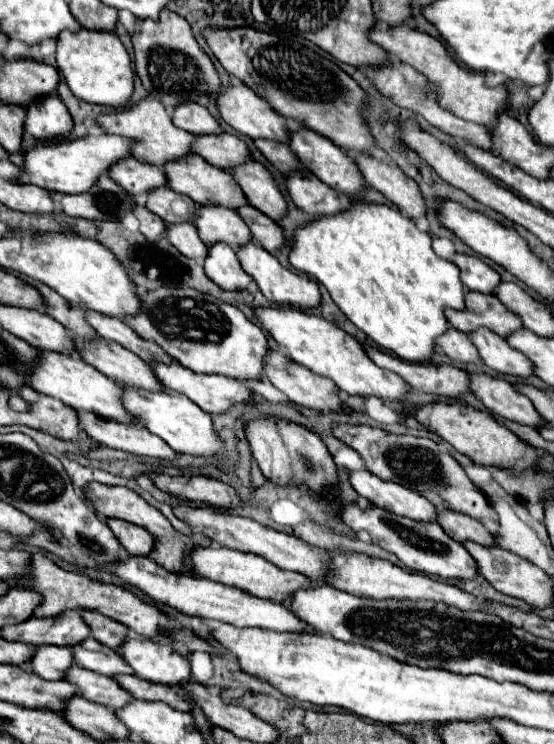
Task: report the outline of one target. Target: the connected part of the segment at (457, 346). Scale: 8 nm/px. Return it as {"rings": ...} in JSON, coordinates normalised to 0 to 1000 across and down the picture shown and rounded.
{"rings":[[[810,441],[800,452],[792,452],[789,465],[818,484],[832,487],[868,487],[861,468],[850,462],[847,452],[839,446],[829,446],[821,441]]]}

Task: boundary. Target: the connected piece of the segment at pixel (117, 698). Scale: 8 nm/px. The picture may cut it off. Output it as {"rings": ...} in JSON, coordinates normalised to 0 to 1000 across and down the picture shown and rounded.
{"rings":[[[143,895],[128,898],[121,903],[117,914],[143,922],[150,938],[186,946],[200,954],[222,952],[222,946],[229,946],[229,941],[240,941],[240,935],[233,930],[222,930],[222,925],[215,925],[215,919],[208,919],[208,914],[200,914],[186,906],[164,903],[157,898],[143,898]]]}

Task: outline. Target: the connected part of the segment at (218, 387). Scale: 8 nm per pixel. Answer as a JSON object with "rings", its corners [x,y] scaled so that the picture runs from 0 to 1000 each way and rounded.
{"rings":[[[283,487],[283,489],[276,492],[276,503],[280,503],[280,508],[283,508],[301,524],[316,524],[316,527],[334,530],[345,540],[352,540],[363,551],[370,551],[370,554],[377,554],[377,556],[399,556],[399,554],[410,554],[421,543],[457,538],[449,522],[442,522],[442,516],[439,516],[435,511],[417,511],[417,508],[406,508],[406,505],[356,503],[356,500],[345,500],[341,495],[330,495],[330,492],[319,489],[319,487],[305,487],[305,489]]]}

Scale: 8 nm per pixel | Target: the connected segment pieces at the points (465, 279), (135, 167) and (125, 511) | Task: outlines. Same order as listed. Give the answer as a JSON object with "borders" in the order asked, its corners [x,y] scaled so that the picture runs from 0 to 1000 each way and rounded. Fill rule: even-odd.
{"borders":[[[[818,341],[814,352],[832,363],[832,379],[843,390],[886,395],[894,382],[904,379],[901,368],[879,358],[868,347],[861,344],[843,344],[843,341]]],[[[240,210],[208,220],[208,226],[200,226],[200,231],[193,231],[193,234],[236,263],[269,258],[269,253],[301,250],[301,242],[298,242],[298,234],[291,226],[258,220],[258,218],[244,215]]],[[[161,651],[157,659],[153,659],[157,669],[164,672],[164,680],[182,688],[186,694],[193,696],[215,696],[215,699],[226,699],[226,702],[236,702],[236,704],[247,704],[247,707],[258,707],[262,712],[273,715],[276,726],[280,726],[280,755],[294,763],[301,763],[301,769],[323,769],[330,772],[327,761],[330,761],[330,747],[338,747],[338,742],[345,742],[345,734],[334,728],[334,720],[327,720],[312,707],[309,702],[283,685],[276,683],[273,677],[265,677],[251,664],[244,664],[240,659],[233,656],[215,656],[215,653],[190,653],[190,651]]]]}

